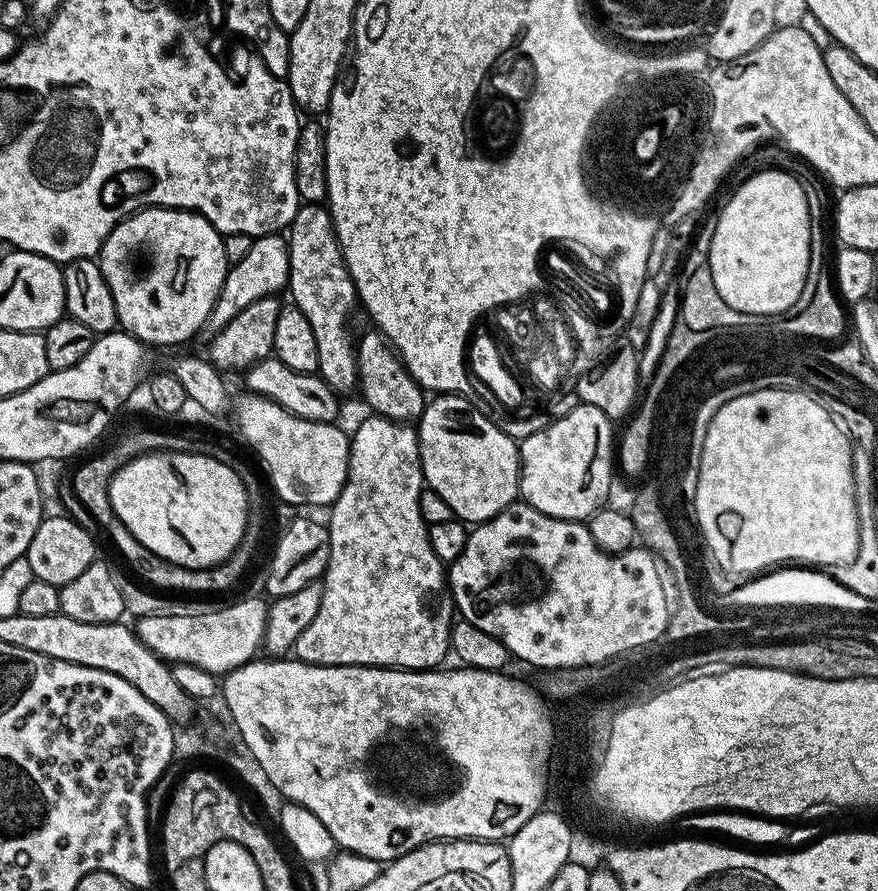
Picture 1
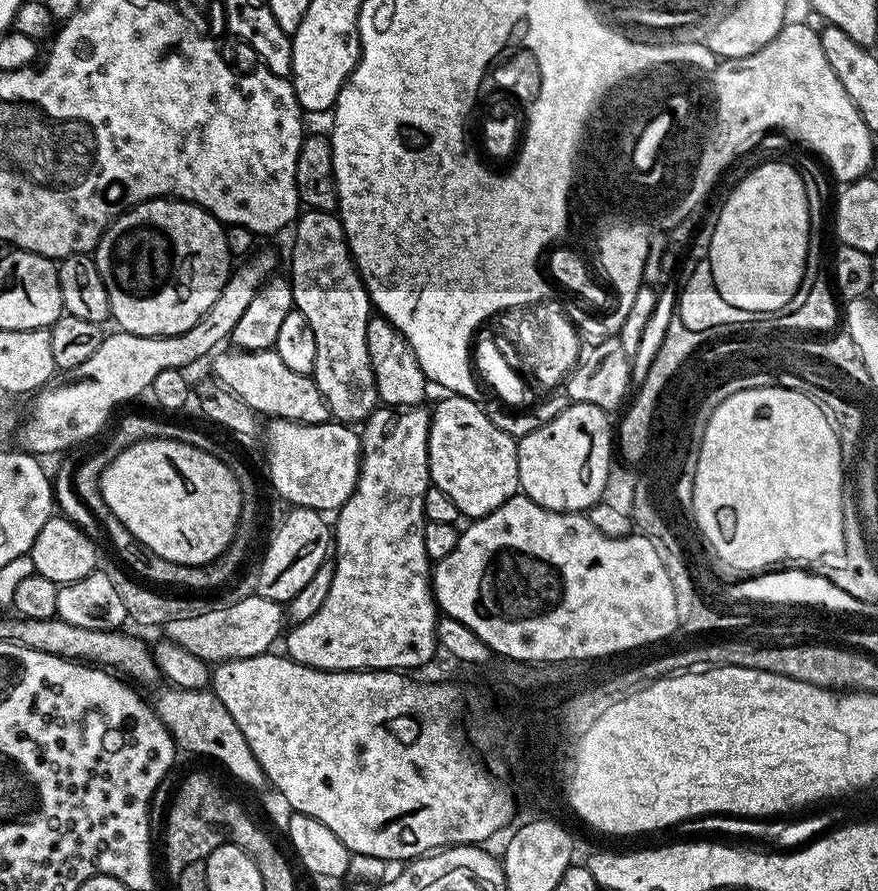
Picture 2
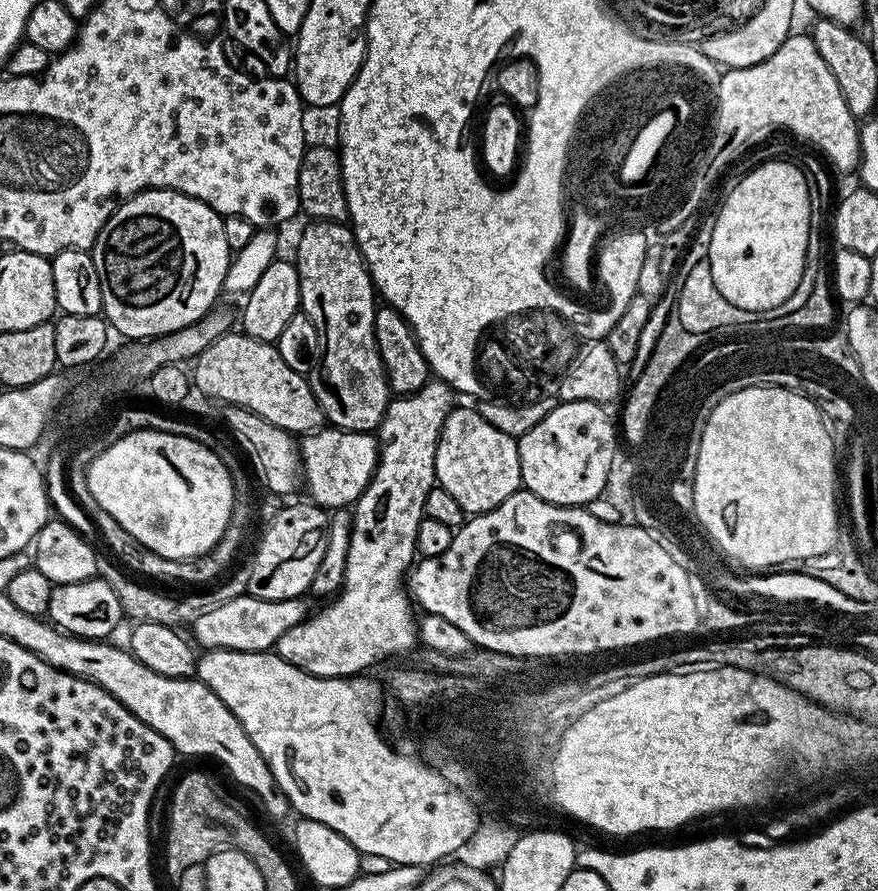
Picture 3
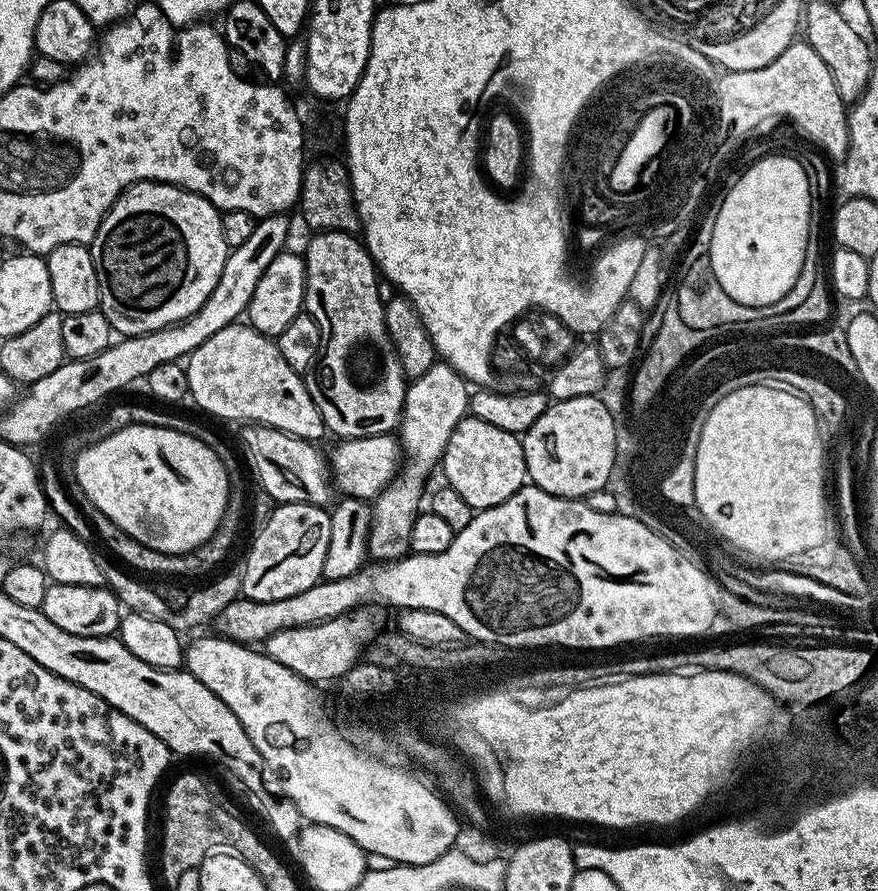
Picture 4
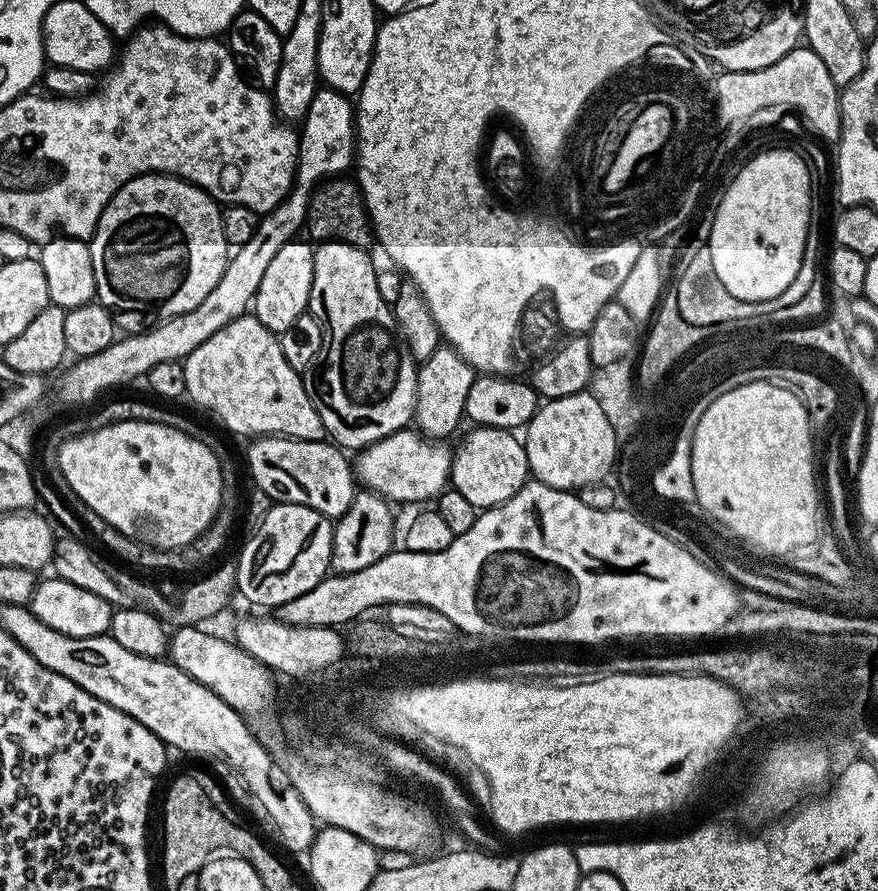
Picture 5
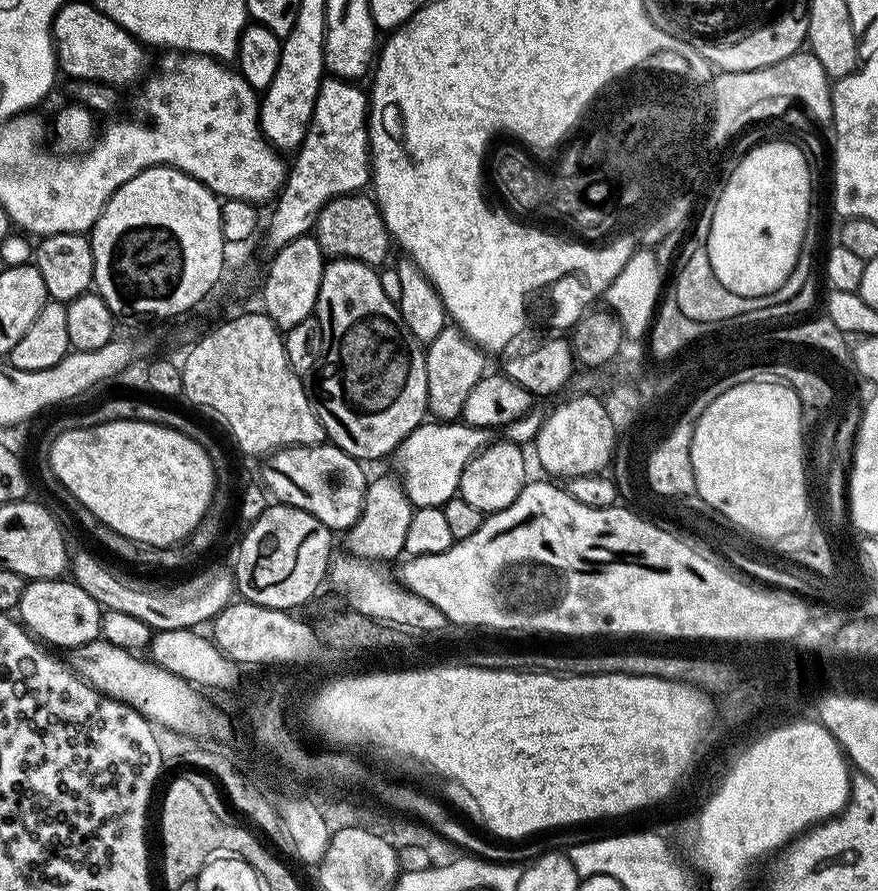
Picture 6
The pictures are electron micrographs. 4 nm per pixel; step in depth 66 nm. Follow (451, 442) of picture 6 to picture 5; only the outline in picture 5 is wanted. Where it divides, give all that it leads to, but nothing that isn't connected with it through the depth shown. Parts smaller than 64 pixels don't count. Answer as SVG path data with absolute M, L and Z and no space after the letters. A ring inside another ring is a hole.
M416 430L395 432L363 449L357 455L360 457L354 460L354 472L365 489L377 492L389 502L397 505L420 504L423 500L432 502L450 484L454 452L444 444L447 443Z

